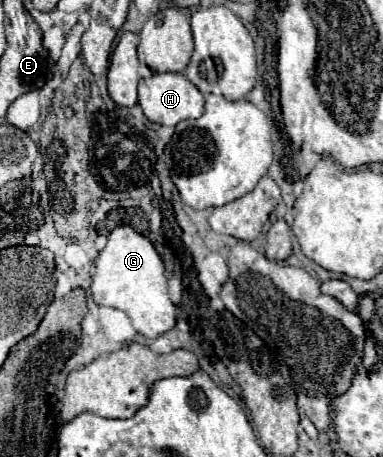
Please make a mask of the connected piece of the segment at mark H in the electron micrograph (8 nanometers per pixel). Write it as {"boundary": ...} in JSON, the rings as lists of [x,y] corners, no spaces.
{"boundary":[[[154,73],[142,79],[138,83],[138,103],[144,115],[158,125],[178,125],[184,119],[196,119],[204,113],[204,95],[184,73]]]}

